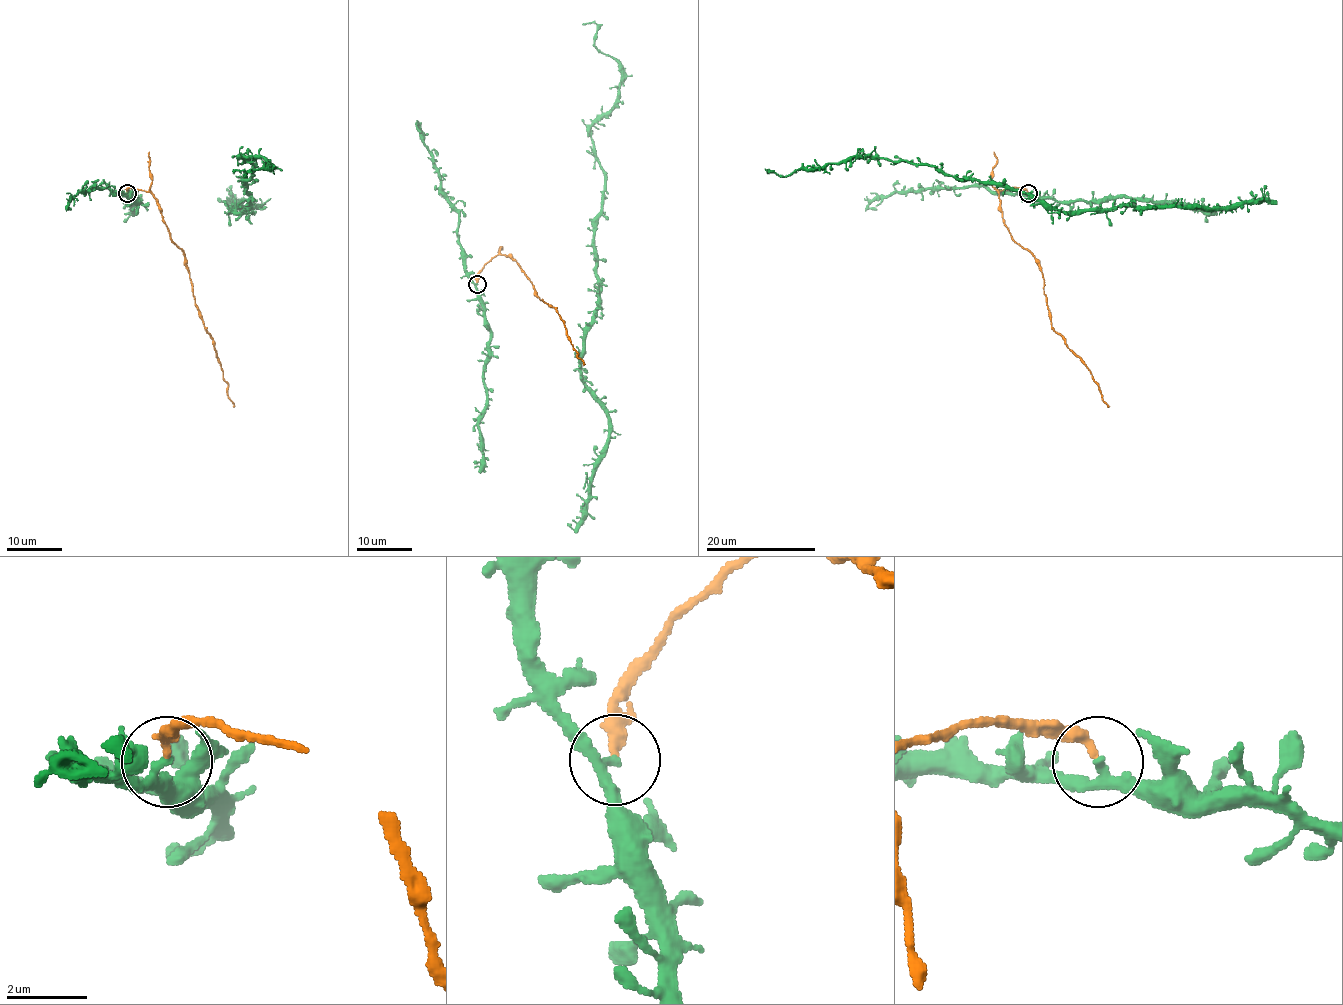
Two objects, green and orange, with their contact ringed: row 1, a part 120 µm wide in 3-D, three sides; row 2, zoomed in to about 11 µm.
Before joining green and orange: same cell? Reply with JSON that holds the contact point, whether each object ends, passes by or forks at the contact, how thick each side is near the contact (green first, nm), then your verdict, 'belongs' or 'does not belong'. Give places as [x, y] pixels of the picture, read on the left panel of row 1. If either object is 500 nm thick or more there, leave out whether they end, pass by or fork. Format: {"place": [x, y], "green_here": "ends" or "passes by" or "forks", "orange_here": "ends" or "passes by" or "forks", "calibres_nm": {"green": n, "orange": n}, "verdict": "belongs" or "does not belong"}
{"place": [127, 193], "green_here": "passes by", "orange_here": "ends", "calibres_nm": {"green": 240, "orange": 280}, "verdict": "does not belong"}

